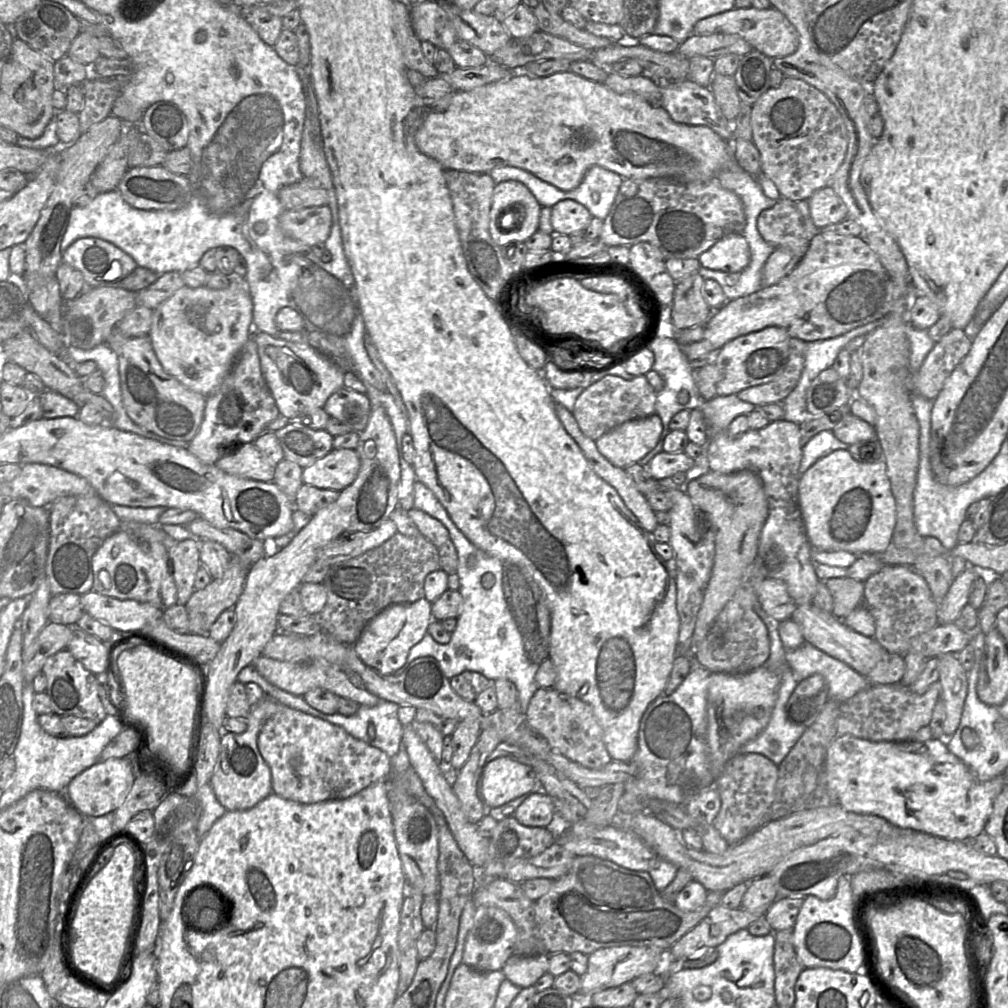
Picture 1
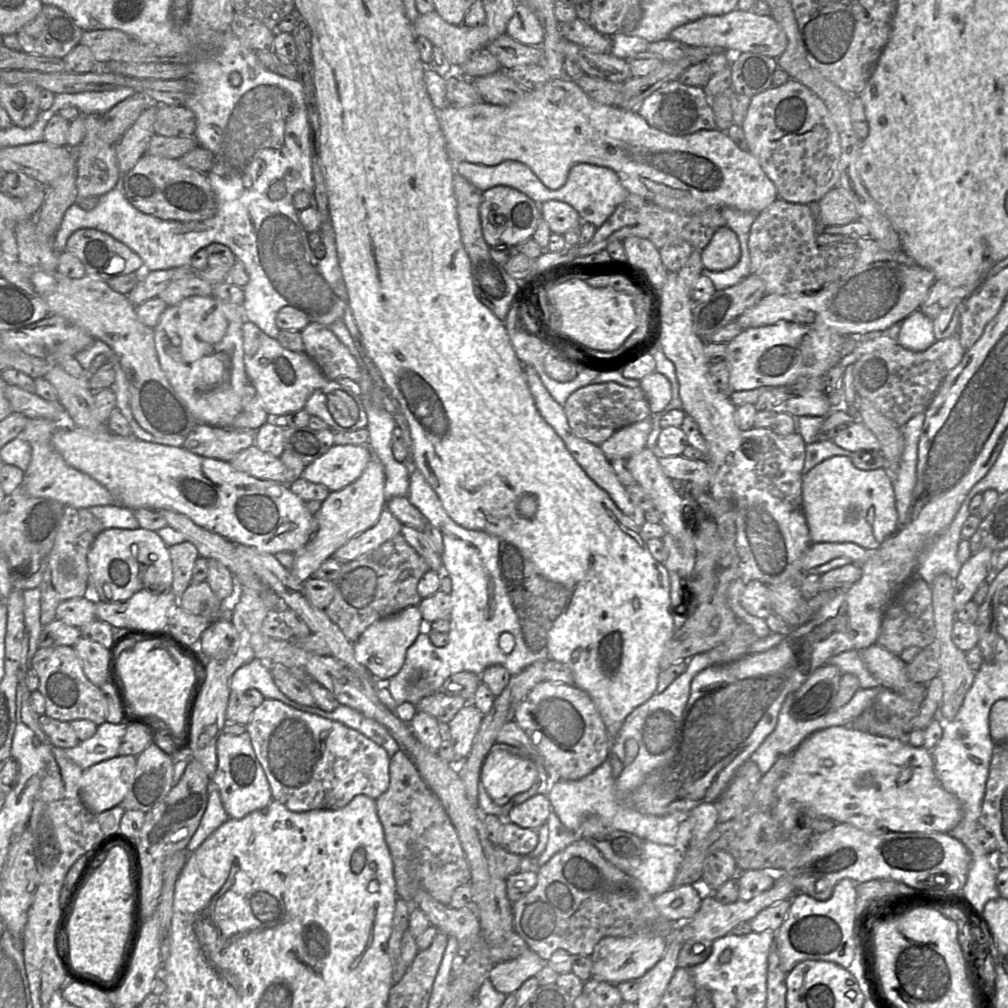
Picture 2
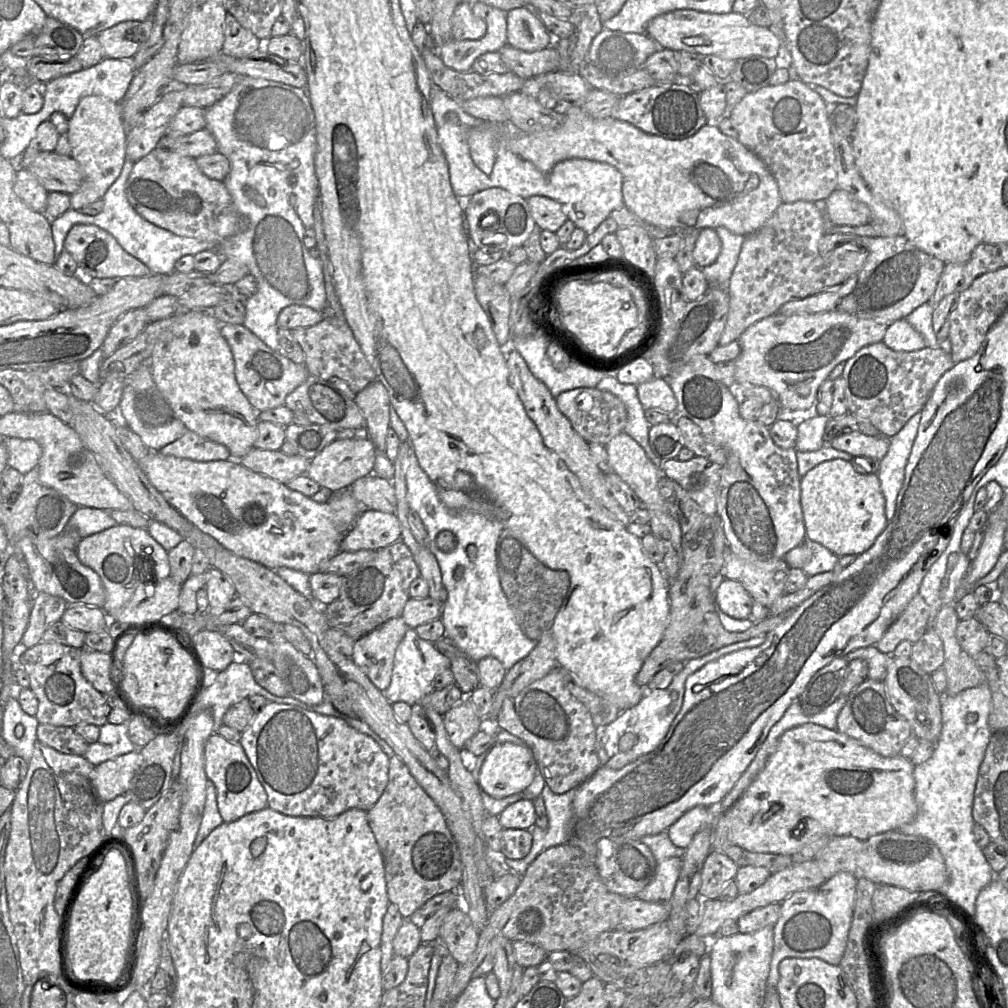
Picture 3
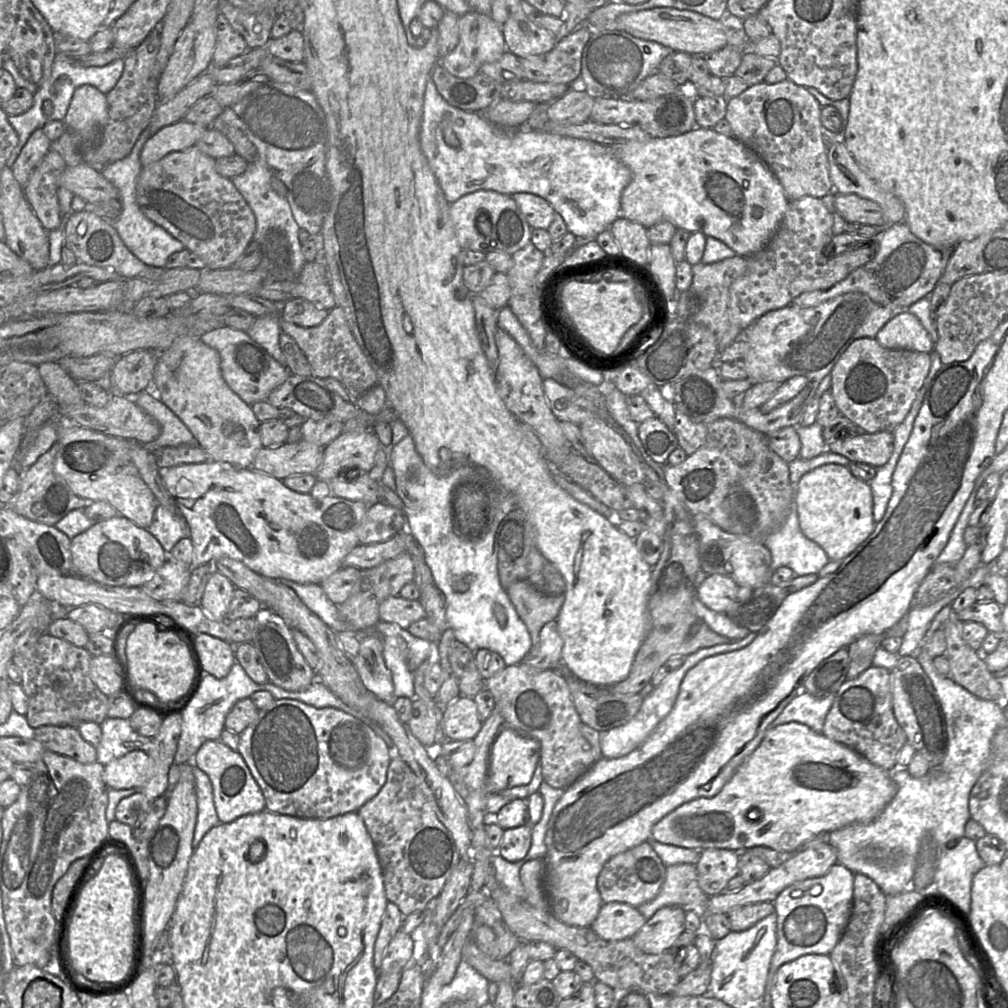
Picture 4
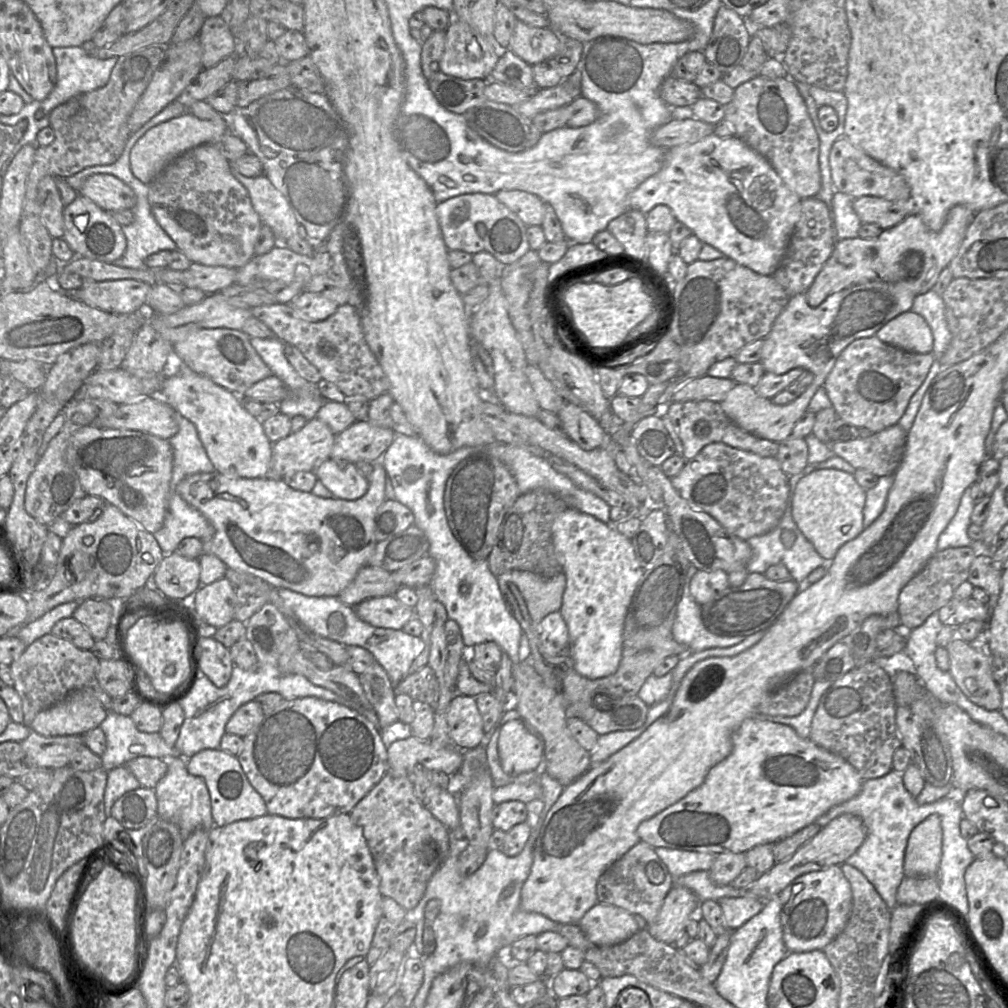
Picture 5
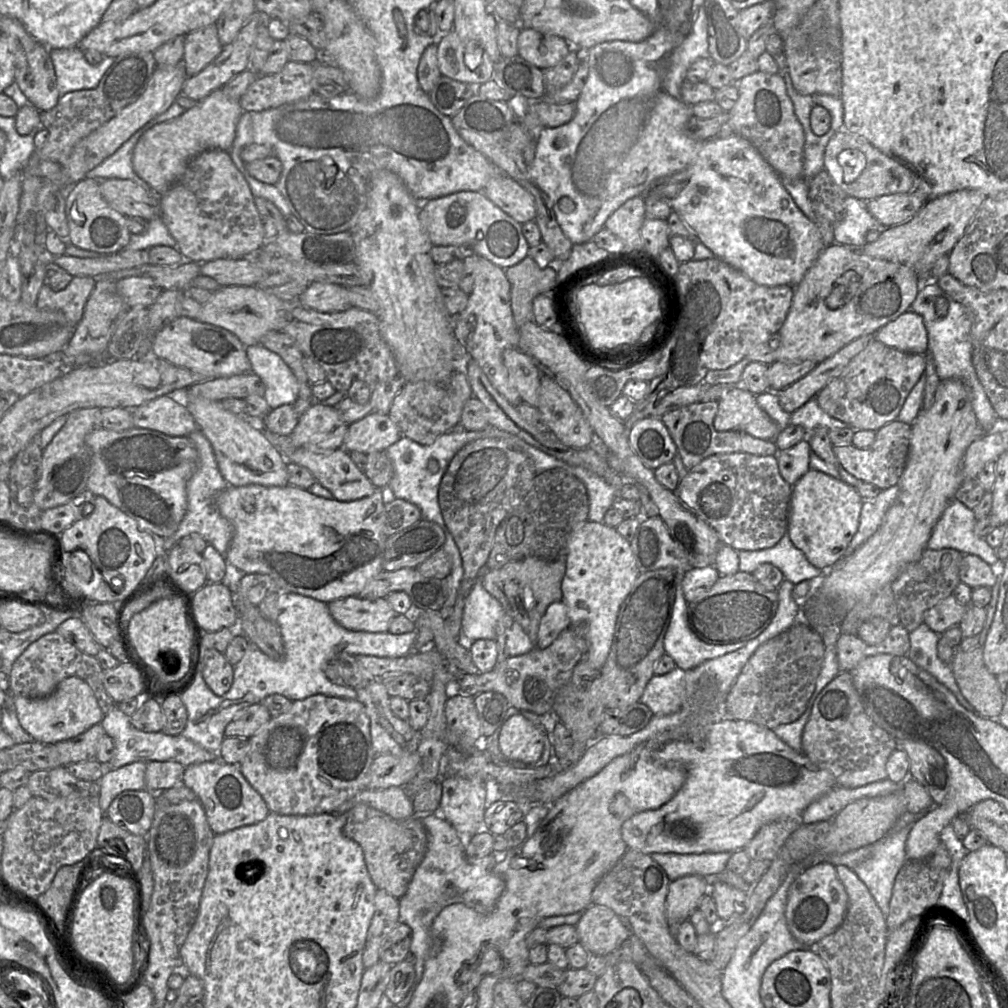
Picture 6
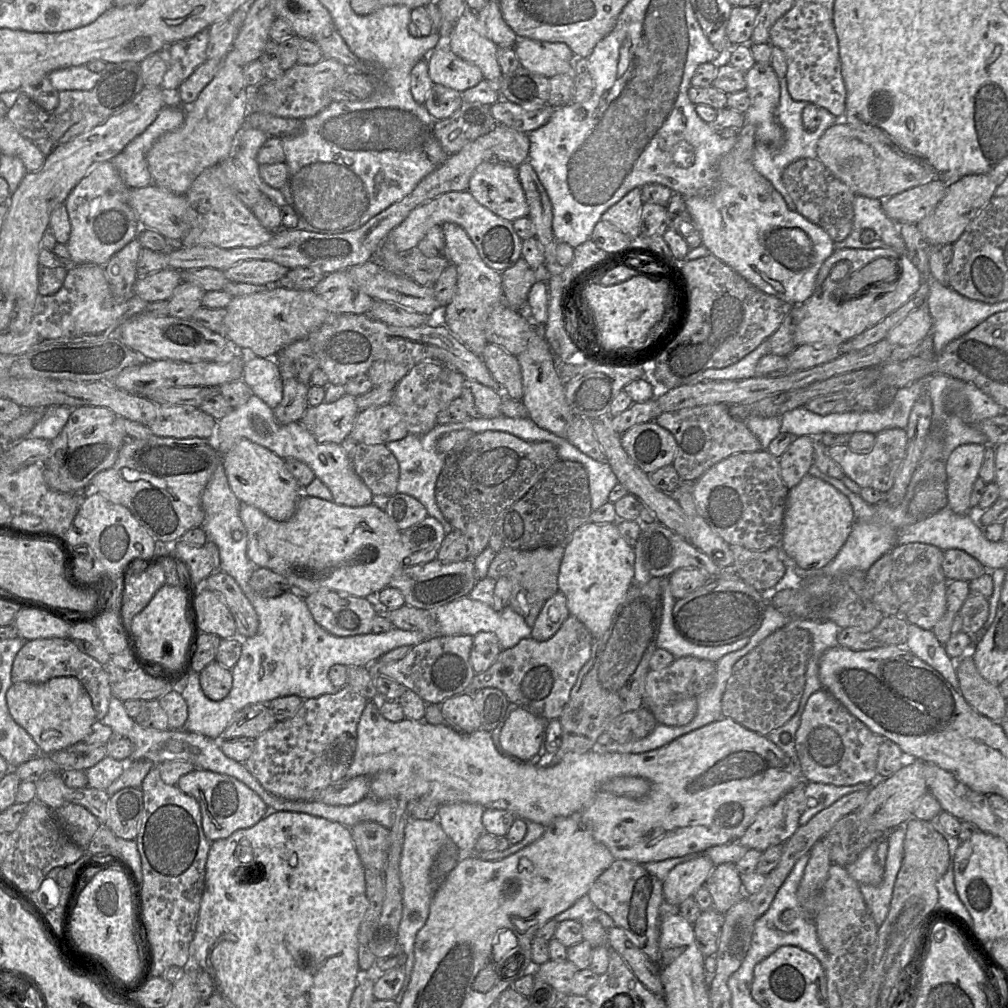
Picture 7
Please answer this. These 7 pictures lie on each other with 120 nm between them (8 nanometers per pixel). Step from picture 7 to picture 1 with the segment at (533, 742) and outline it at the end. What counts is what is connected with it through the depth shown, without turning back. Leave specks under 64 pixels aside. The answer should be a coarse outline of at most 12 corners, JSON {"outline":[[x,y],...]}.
{"outline":[[508,757],[485,764],[481,796],[490,808],[530,794],[536,773]]}

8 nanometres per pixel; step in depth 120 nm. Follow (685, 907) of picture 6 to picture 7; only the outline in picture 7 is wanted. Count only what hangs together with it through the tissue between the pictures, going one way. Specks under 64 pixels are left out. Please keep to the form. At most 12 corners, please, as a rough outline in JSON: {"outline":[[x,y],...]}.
{"outline":[[705,855],[676,865],[663,882],[678,907],[714,869]]}

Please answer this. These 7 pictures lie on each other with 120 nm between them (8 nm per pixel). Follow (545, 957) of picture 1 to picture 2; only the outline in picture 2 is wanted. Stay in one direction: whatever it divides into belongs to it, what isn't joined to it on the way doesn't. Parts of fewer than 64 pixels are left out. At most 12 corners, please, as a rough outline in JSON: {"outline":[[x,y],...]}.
{"outline":[[528,950],[495,964],[488,979],[498,992],[515,993],[546,963]]}

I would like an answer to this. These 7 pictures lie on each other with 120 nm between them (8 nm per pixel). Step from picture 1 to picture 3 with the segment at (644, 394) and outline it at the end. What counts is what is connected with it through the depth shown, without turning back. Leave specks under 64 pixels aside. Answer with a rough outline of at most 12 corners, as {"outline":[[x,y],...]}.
{"outline":[[576,388],[556,398],[588,443],[624,432],[628,413],[616,395]]}

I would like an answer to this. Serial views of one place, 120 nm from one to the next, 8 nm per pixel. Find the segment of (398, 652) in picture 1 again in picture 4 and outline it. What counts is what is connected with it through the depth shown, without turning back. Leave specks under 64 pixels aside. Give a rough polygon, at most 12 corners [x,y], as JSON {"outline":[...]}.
{"outline":[[378,634],[357,635],[354,666],[376,698],[391,702],[394,688]]}

